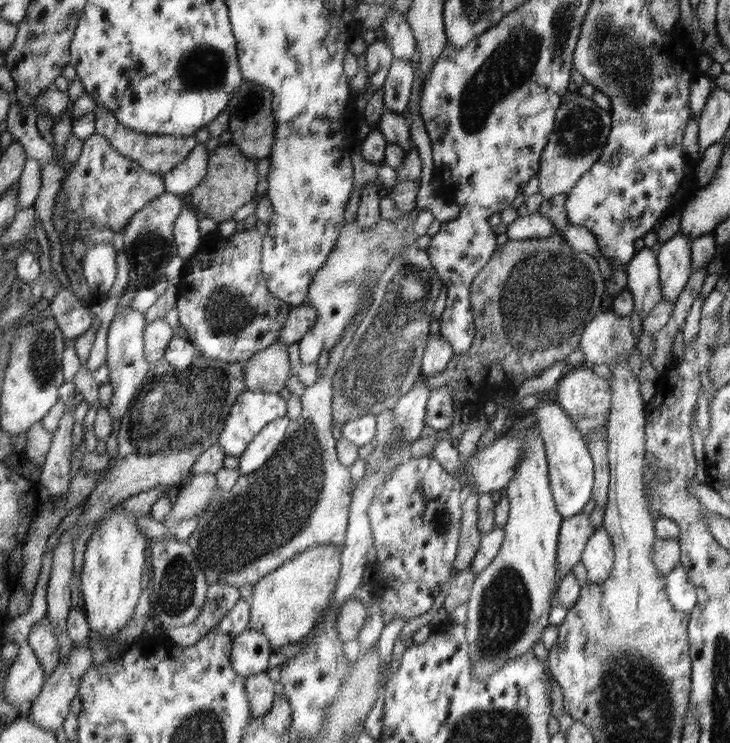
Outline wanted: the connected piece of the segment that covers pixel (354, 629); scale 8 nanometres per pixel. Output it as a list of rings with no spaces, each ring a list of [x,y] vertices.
[[[350,598],[341,604],[337,612],[337,630],[341,642],[346,644],[347,641],[358,638],[367,619],[367,611],[367,606],[358,598]]]

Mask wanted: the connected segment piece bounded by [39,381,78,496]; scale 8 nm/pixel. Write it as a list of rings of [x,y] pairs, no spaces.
[[[70,381],[66,382],[66,386],[62,386],[62,390],[58,390],[58,397],[62,400],[60,405],[65,407],[65,413],[53,432],[50,452],[41,466],[40,485],[44,485],[51,496],[67,496],[70,490],[70,453],[75,446],[72,431],[76,422],[72,417],[76,408],[72,400],[78,393],[75,388],[74,382]]]

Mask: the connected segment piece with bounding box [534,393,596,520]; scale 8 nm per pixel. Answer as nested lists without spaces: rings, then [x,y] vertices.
[[[548,393],[539,394],[541,398],[536,410],[538,430],[545,441],[545,449],[549,458],[550,491],[556,505],[556,511],[562,519],[574,517],[581,512],[593,497],[593,485],[596,484],[595,460],[589,451],[588,439],[573,425],[573,419],[569,413],[560,405],[550,400]]]

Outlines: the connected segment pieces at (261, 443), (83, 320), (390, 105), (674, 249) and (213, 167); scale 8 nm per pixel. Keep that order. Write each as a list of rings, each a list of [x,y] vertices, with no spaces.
[[[287,416],[272,421],[253,438],[252,444],[239,458],[240,475],[253,473],[269,462],[288,432],[289,421]]]
[[[61,286],[58,295],[49,307],[62,334],[72,340],[84,334],[92,326],[95,319],[94,309],[86,307],[80,300],[74,295],[70,286],[67,288]]]
[[[393,59],[386,82],[382,87],[384,108],[399,115],[408,108],[414,77],[415,71],[410,60]]]
[[[677,234],[660,248],[657,262],[660,264],[664,300],[675,303],[689,282],[692,274],[690,244],[688,236]]]
[[[234,144],[218,145],[216,149],[209,151],[208,171],[200,185],[189,193],[192,208],[202,216],[214,219],[216,224],[233,220],[236,211],[248,204],[256,194],[256,161],[257,159],[252,160],[252,157],[248,158],[248,155]]]

